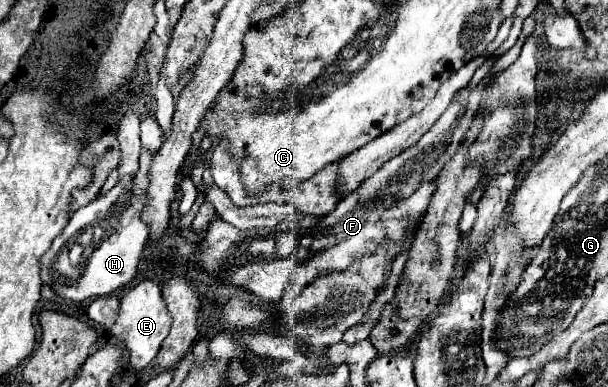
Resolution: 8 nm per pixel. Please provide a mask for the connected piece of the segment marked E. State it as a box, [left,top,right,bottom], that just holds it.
[109,280,173,370]

